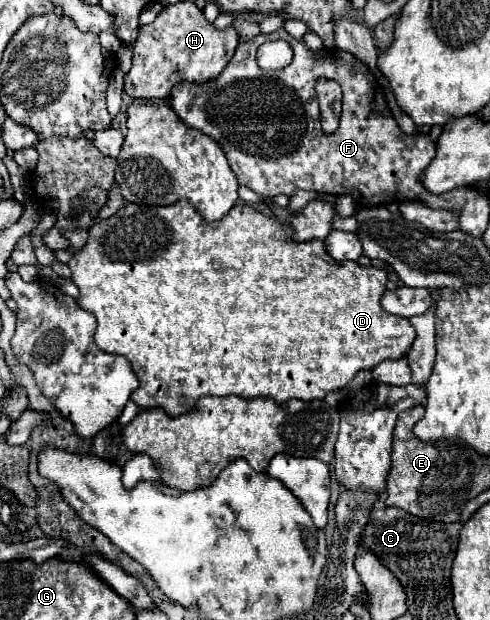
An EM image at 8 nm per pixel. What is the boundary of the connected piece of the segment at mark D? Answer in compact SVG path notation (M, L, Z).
M176 201L174 205L166 205L166 207L126 203L112 217L102 219L100 223L90 227L86 245L72 255L68 267L72 271L72 281L80 291L76 303L82 309L94 313L96 317L96 331L94 331L96 345L106 353L124 355L126 359L130 359L134 373L140 379L140 387L132 393L132 401L140 409L160 407L172 417L190 411L202 395L216 395L216 397L236 395L242 399L270 397L278 405L286 403L288 399L304 399L304 401L324 399L326 393L346 387L346 383L358 371L374 369L378 363L386 359L404 357L416 337L414 327L410 325L408 319L390 315L380 305L380 297L386 291L386 283L388 283L386 271L376 267L360 267L354 261L334 261L324 251L324 243L320 239L296 243L290 239L290 229L282 225L274 215L264 213L254 205L242 201L238 201L224 219L212 223L206 221L190 205L190 201Z

